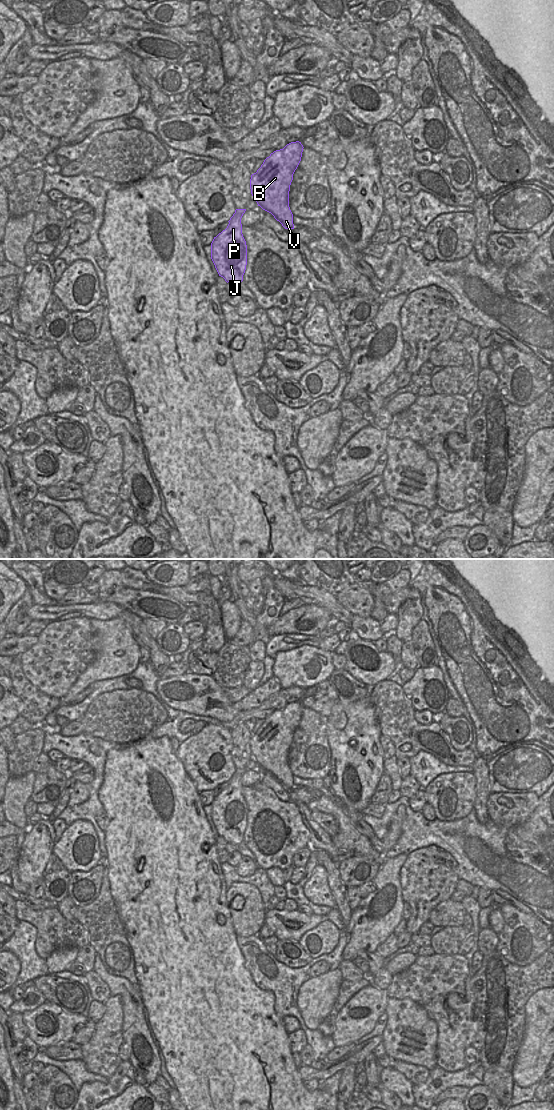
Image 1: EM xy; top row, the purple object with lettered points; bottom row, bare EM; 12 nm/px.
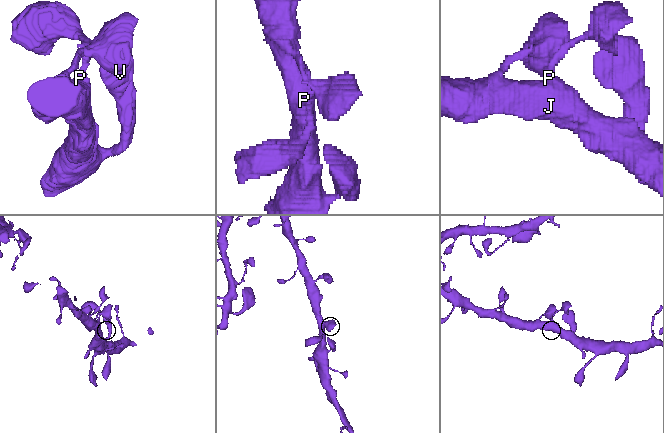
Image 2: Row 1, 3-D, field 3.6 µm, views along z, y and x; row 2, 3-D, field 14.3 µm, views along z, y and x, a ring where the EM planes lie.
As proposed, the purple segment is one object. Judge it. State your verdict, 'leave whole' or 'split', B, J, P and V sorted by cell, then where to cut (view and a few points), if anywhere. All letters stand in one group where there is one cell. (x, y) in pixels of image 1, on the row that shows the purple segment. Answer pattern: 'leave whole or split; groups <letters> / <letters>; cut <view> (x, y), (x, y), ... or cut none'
leave whole; groups B J P V; cut none

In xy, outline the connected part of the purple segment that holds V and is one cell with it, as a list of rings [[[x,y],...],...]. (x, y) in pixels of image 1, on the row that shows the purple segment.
[[[296,141],[274,151],[250,179],[251,194],[258,206],[271,213],[285,229],[294,229],[289,191],[303,148],[301,142]]]

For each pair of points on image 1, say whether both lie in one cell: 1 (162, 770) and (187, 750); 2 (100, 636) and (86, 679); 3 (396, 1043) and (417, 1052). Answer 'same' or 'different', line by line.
1: different
2: same
3: same

